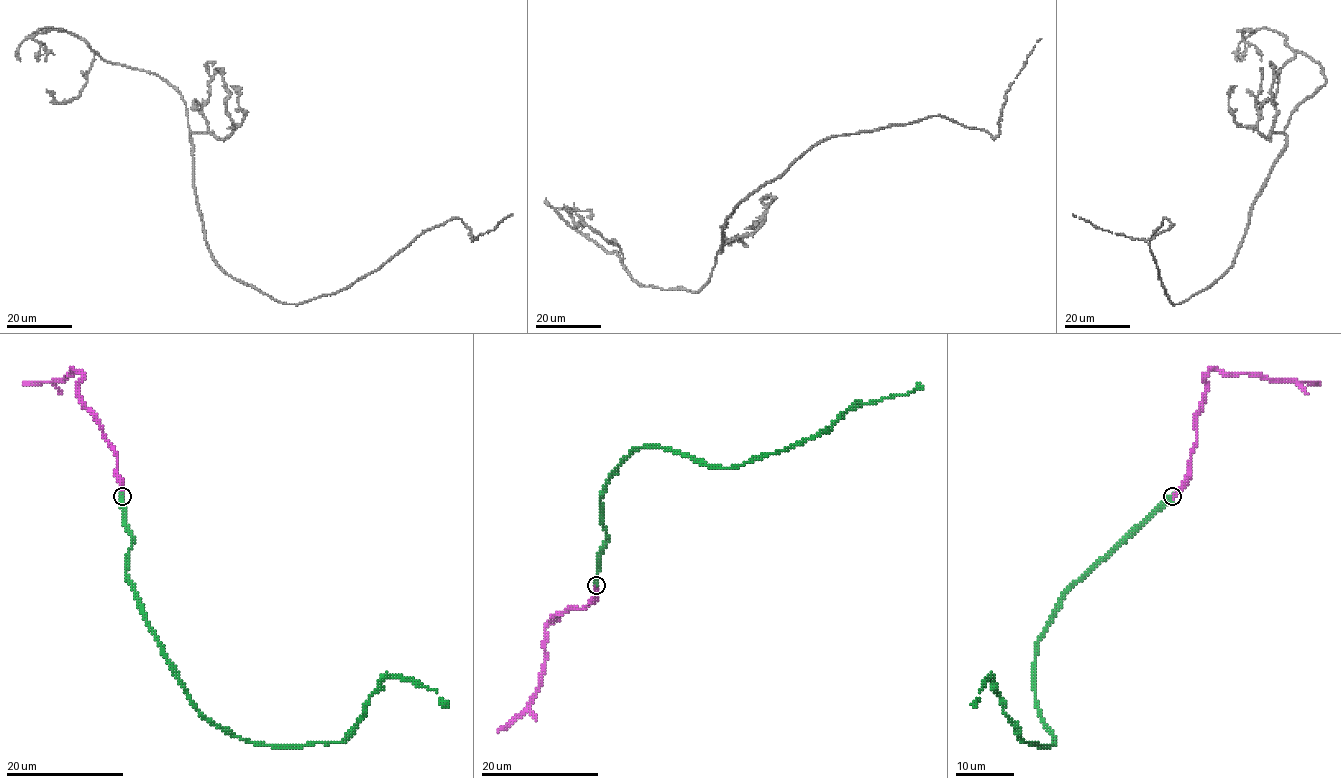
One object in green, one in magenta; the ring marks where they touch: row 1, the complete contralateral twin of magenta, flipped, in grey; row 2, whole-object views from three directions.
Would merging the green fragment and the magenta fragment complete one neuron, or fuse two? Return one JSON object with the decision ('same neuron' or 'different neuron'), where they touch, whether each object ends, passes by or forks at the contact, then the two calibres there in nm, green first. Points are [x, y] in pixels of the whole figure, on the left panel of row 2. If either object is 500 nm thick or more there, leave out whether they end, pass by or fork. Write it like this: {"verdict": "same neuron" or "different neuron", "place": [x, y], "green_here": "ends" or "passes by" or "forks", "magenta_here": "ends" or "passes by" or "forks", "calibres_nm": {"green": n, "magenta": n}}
{"verdict": "same neuron", "place": [122, 496], "calibres_nm": {"green": 500, "magenta": 380}}

